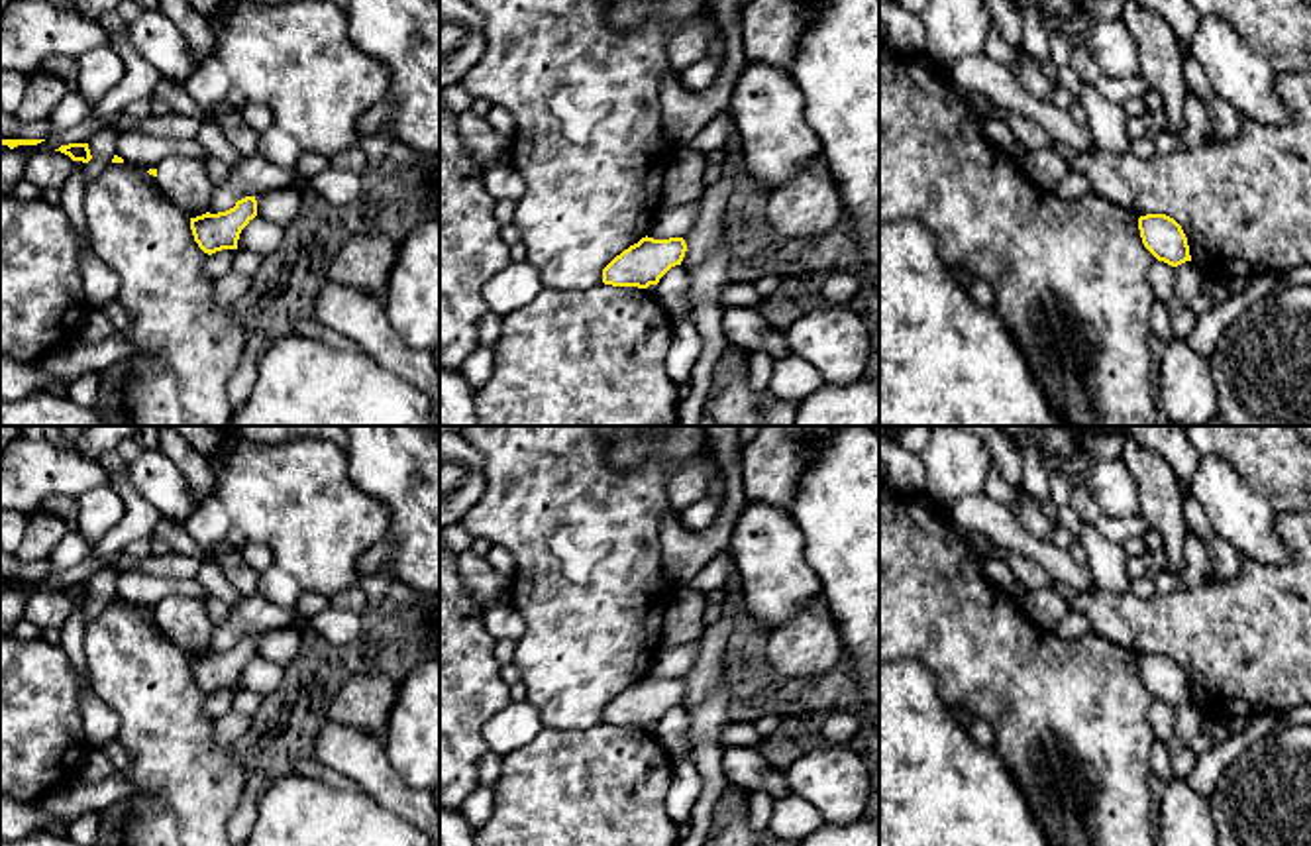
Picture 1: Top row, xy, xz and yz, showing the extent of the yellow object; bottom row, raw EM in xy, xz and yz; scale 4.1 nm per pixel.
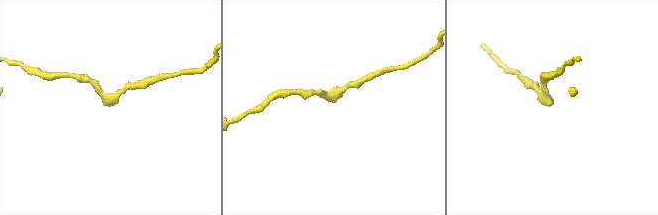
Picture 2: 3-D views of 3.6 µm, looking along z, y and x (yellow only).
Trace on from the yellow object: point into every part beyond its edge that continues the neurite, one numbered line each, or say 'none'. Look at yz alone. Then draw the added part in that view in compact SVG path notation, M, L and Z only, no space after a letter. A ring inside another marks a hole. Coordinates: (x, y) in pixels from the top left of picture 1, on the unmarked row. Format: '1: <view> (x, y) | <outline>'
none

